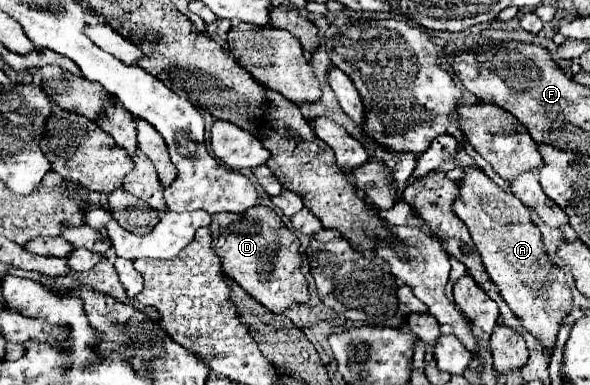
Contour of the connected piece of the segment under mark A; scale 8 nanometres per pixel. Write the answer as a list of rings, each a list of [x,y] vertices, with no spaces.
[[[464,168],[460,196],[452,208],[468,226],[484,268],[490,280],[498,286],[500,296],[520,324],[540,342],[542,354],[550,362],[556,354],[558,328],[572,310],[572,294],[564,270],[548,260],[544,240],[538,226],[530,220],[528,206],[524,206],[512,192],[504,192],[480,168]]]

